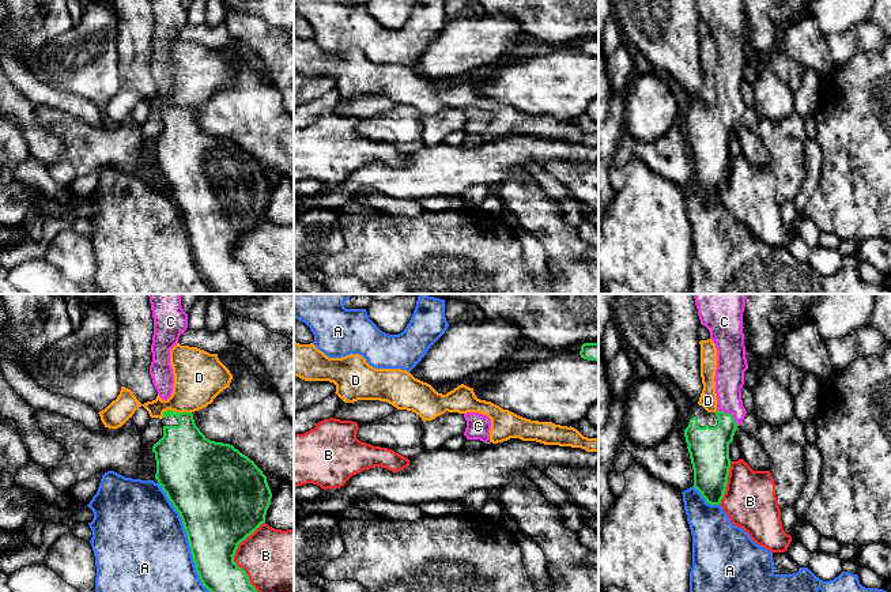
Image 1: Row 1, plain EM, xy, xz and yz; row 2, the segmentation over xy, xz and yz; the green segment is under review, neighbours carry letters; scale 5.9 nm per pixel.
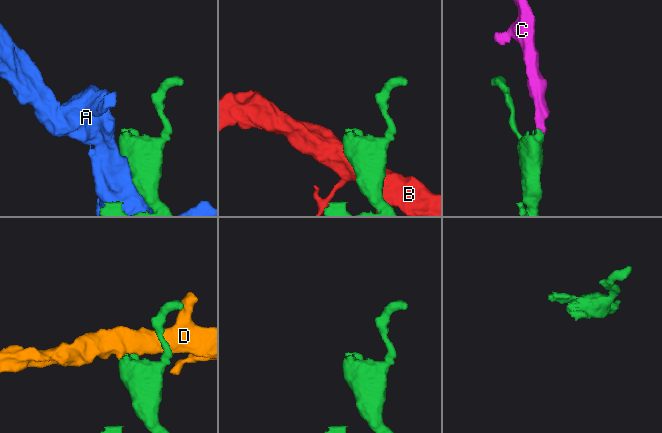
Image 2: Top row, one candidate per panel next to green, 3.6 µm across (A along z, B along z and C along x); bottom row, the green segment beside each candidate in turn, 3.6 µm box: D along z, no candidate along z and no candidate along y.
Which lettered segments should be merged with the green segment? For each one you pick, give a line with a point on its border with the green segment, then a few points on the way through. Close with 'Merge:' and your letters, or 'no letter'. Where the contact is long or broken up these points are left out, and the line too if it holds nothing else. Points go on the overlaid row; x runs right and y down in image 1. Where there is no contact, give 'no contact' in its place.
C: contact yz (729, 414); way yz (709, 447), (724, 432), (729, 414), (729, 374)
Merge: C

